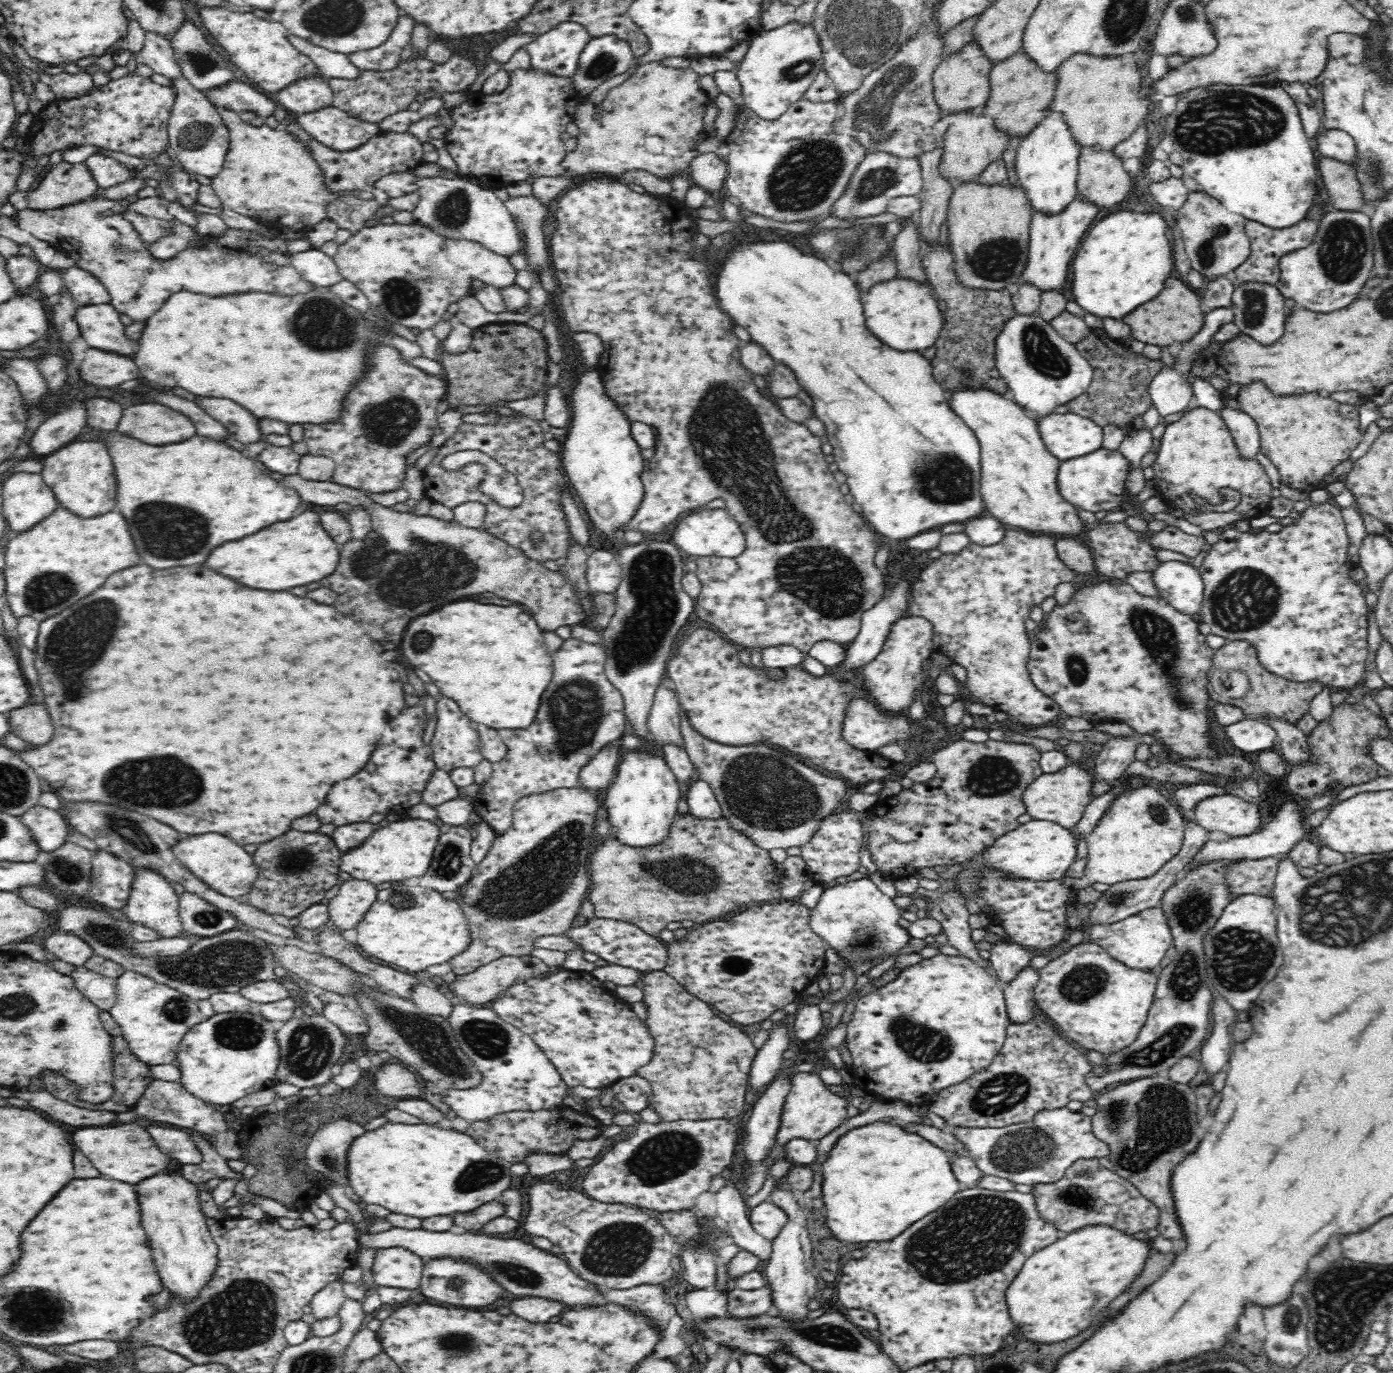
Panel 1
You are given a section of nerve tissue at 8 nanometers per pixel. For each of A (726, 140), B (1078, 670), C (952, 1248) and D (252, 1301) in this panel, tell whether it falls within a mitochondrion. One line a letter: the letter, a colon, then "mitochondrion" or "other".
A: other
B: mitochondrion
C: mitochondrion
D: mitochondrion

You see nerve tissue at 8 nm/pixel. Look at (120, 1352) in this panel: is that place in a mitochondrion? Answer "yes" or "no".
no

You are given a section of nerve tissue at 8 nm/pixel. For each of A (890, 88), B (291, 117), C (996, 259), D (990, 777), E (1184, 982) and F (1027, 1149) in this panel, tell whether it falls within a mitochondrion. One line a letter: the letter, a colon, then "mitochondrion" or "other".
A: mitochondrion
B: other
C: mitochondrion
D: mitochondrion
E: mitochondrion
F: mitochondrion

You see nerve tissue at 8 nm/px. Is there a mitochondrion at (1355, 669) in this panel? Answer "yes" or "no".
no

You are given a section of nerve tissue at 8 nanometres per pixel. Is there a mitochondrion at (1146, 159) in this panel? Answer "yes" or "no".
no

